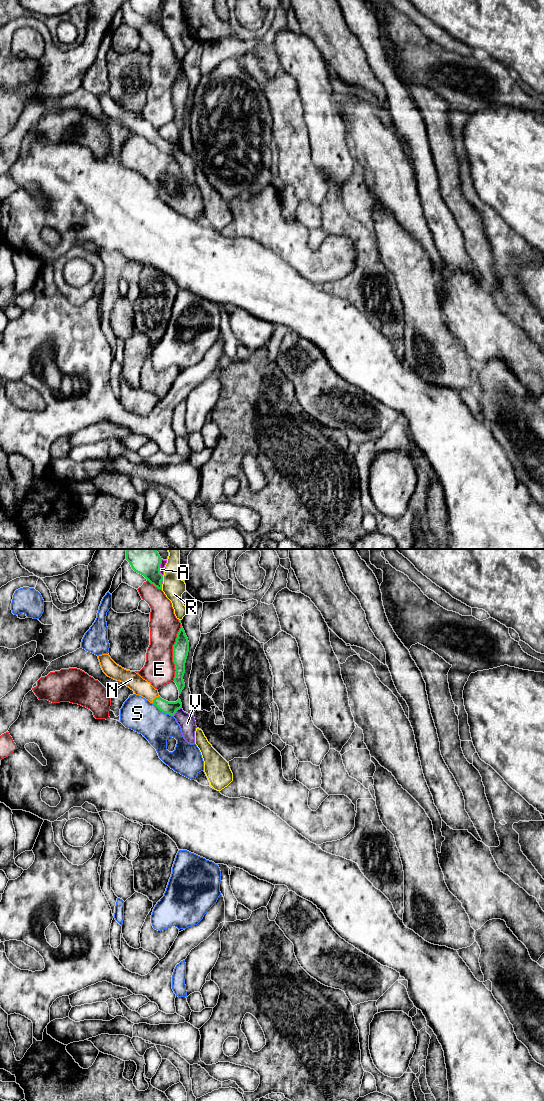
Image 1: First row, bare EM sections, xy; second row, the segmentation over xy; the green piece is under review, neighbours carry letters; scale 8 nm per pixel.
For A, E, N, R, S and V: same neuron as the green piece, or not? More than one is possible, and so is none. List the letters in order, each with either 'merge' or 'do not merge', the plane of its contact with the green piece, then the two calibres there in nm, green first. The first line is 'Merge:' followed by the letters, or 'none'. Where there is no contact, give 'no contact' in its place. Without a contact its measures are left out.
Merge: N
A: do not merge; meets green in xy; 160 nm thick on the green side, 50 nm on the other
E: do not merge; meets green in xy; 130 nm thick on the green side, 260 nm on the other
N: merge; meets green in xy; 100 nm thick on the green side, 140 nm on the other
R: do not merge; meets green in xy; 160 nm thick on the green side, 180 nm on the other
S: do not merge; meets green in xy; 100 nm thick on the green side, 260 nm on the other
V: do not merge; meets green in xy; 100 nm thick on the green side, 140 nm on the other

